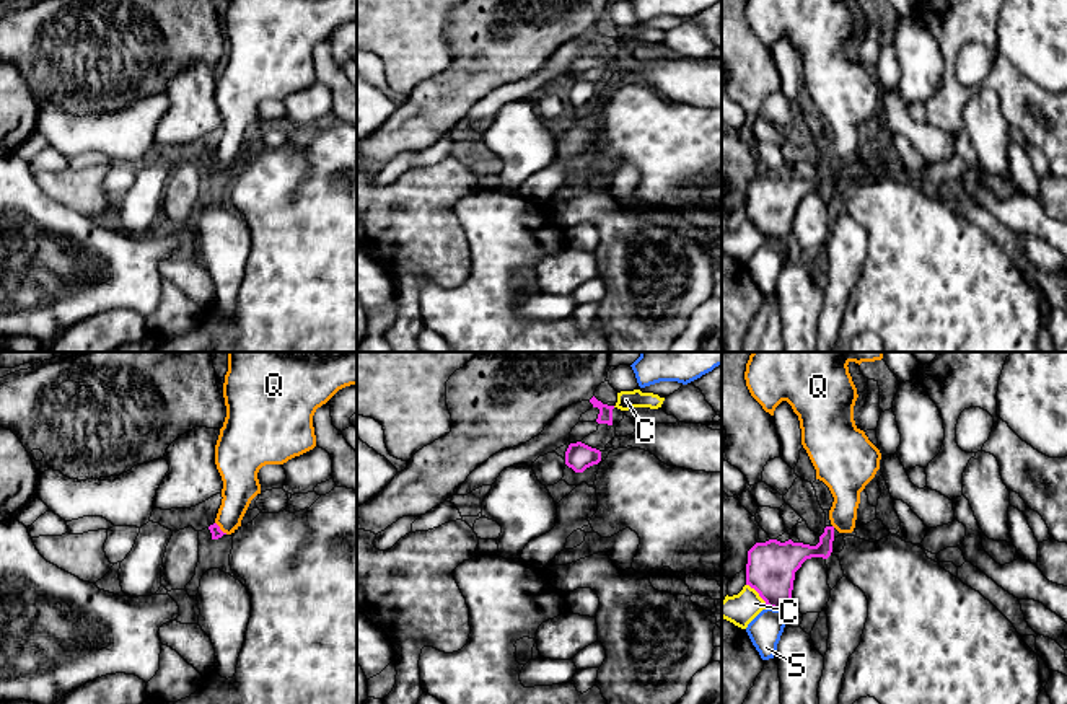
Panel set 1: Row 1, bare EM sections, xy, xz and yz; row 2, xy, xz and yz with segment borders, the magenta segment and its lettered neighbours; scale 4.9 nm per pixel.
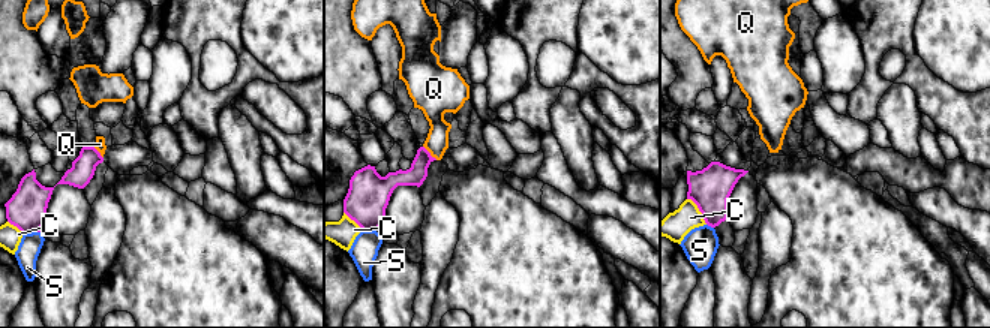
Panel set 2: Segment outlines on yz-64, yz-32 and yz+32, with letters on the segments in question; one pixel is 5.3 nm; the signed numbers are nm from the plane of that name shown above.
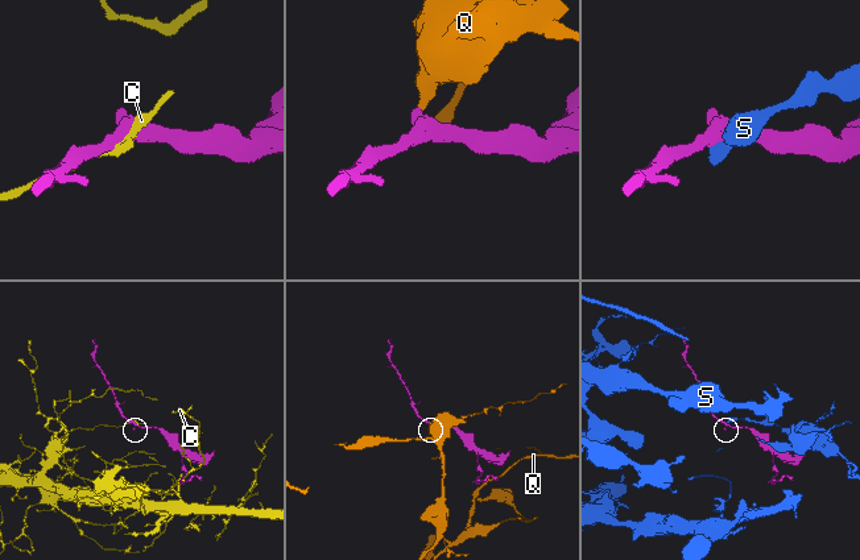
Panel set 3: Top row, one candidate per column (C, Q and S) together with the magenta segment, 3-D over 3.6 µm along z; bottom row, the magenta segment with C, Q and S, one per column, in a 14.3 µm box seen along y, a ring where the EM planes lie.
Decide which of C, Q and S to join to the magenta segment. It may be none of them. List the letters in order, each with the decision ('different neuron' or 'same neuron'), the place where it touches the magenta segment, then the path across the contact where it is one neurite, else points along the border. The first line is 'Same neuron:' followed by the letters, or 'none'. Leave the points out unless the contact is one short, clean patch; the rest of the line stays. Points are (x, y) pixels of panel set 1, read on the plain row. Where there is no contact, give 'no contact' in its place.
Same neuron: none
C: different neuron; contact yz (759, 230)
Q: different neuron; contact xy (219, 163); border xy (215, 157), (227, 168)
S: different neuron; contact yz (774, 243); border yz (769, 242), (779, 245)

